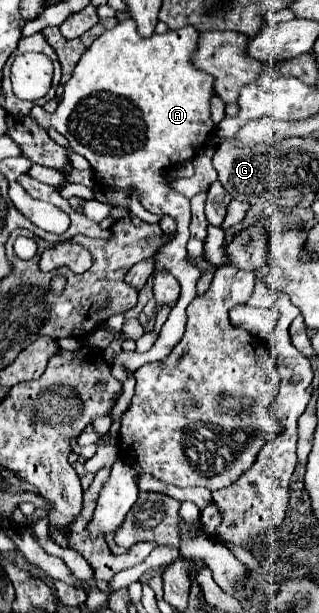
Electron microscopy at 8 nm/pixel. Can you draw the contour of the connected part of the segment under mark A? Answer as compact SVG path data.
M126 17L124 21L120 21L114 29L104 31L104 35L100 35L86 51L86 55L82 55L82 59L78 61L78 67L72 73L72 79L64 85L64 93L62 99L58 103L58 109L54 113L48 113L44 107L34 105L30 111L30 117L34 119L34 123L42 129L56 129L60 135L64 135L72 149L76 153L80 153L82 157L86 157L94 169L96 181L104 187L112 187L112 189L136 189L140 193L140 203L156 215L170 215L178 221L178 235L172 243L166 243L164 247L160 247L154 255L154 269L156 271L168 271L172 273L178 283L182 285L182 295L176 303L176 307L170 311L168 321L162 325L160 337L154 343L154 347L146 353L118 353L114 357L114 365L124 367L126 375L134 375L134 371L138 367L142 367L144 363L152 363L152 361L160 361L164 359L172 347L182 339L184 335L184 325L186 325L186 307L188 303L196 297L196 283L200 279L200 269L188 261L188 251L186 251L186 243L190 239L190 231L188 231L188 223L190 223L190 199L188 197L178 197L176 191L172 187L168 187L162 181L162 173L176 163L184 163L188 159L192 159L198 151L198 147L202 147L208 141L208 135L214 131L214 123L210 119L210 99L216 95L214 93L214 77L208 75L202 69L196 69L192 63L192 55L198 47L198 37L200 31L194 25L184 25L182 29L168 29L164 35L154 33L152 37L142 37L138 33L138 25L134 23L134 19Z

